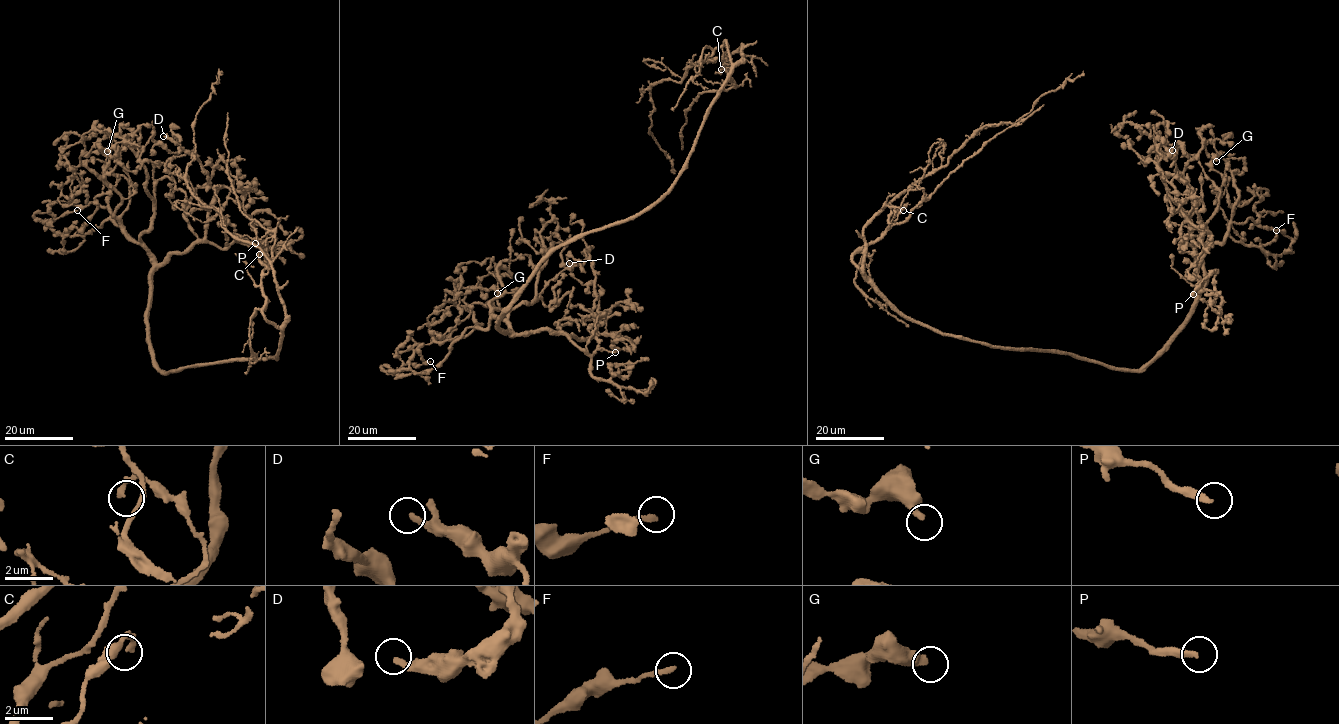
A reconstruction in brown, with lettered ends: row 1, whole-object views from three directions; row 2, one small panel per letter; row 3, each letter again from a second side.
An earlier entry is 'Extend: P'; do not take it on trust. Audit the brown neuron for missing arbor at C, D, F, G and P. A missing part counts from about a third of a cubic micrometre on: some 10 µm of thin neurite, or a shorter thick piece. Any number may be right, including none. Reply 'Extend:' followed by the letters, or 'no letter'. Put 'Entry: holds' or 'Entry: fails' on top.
Entry: holds
Extend: P

